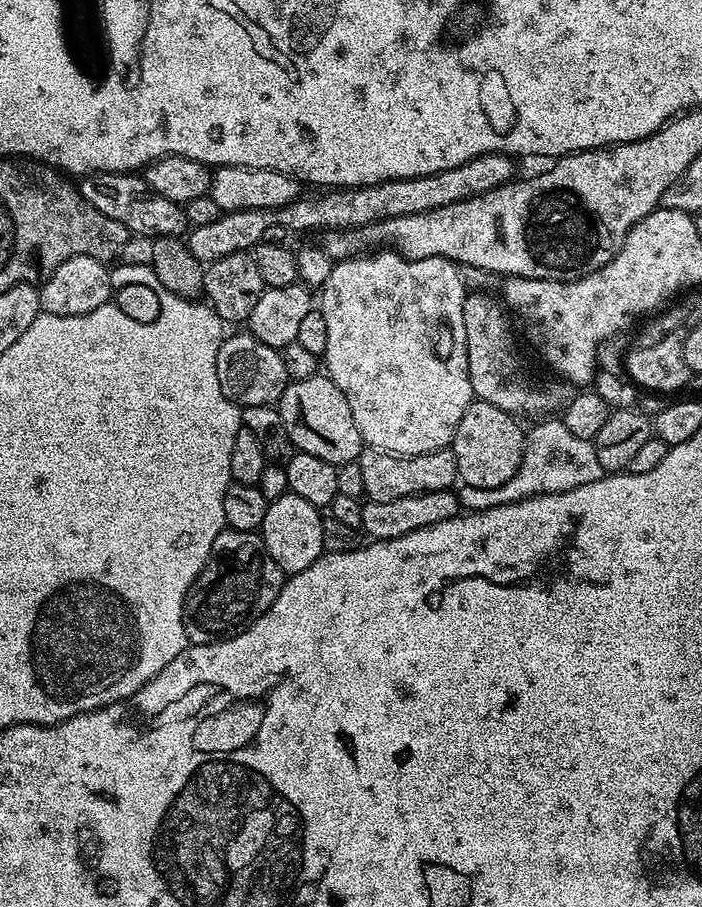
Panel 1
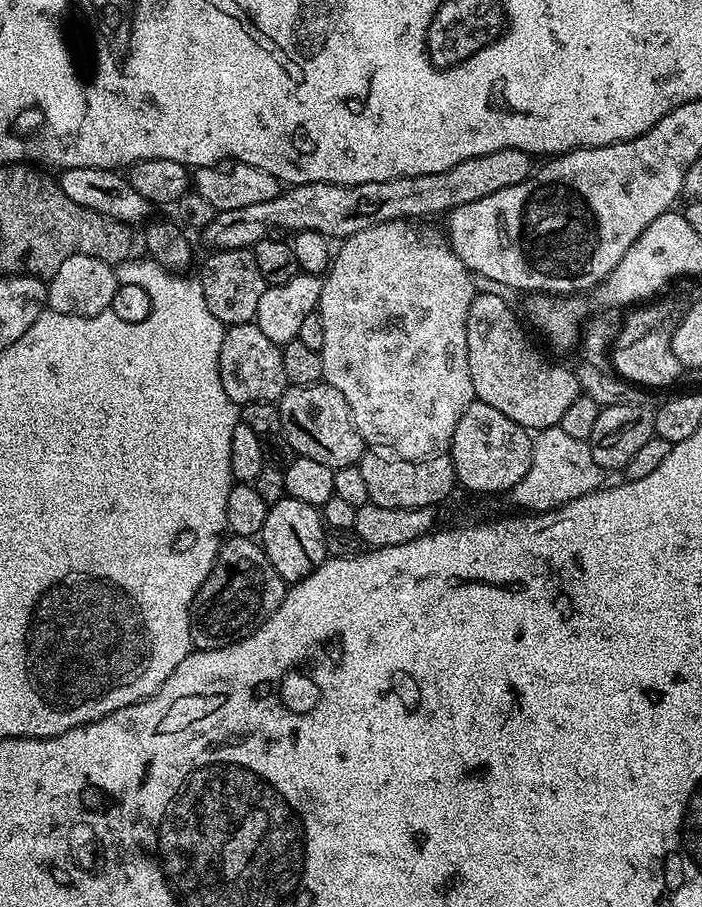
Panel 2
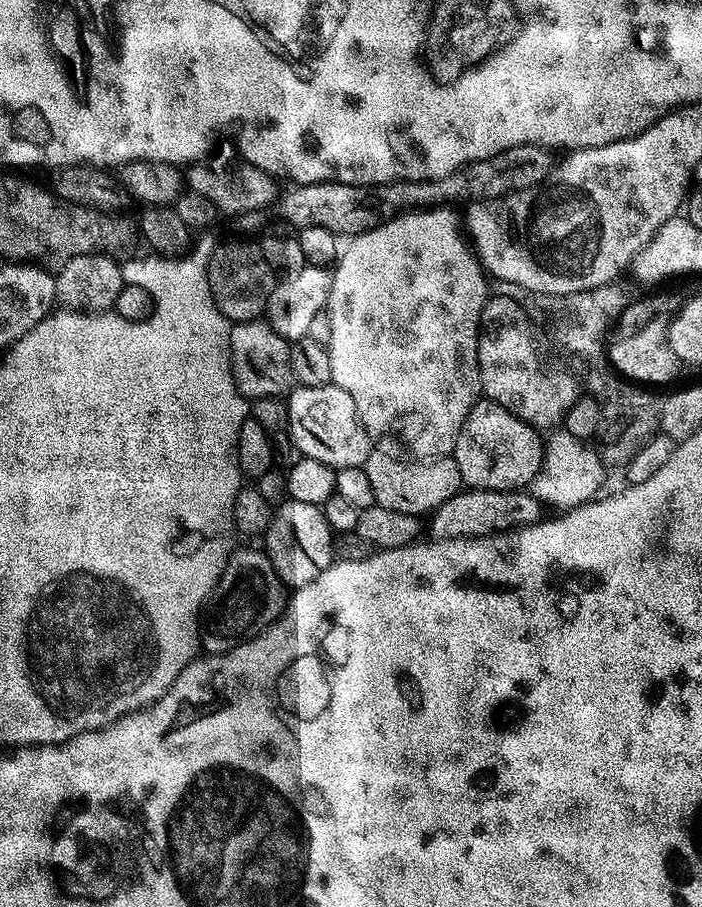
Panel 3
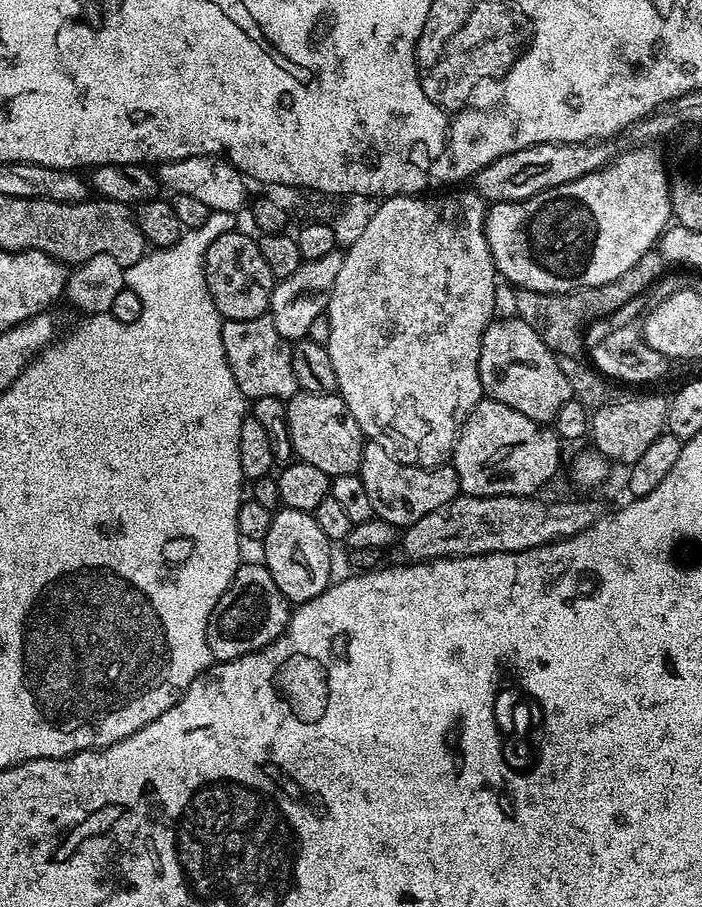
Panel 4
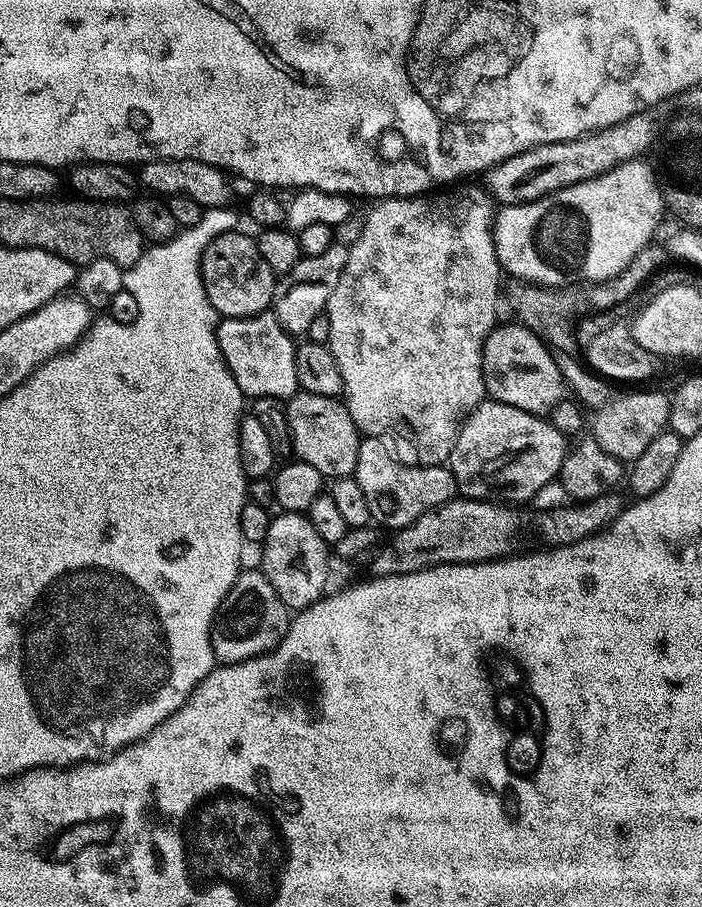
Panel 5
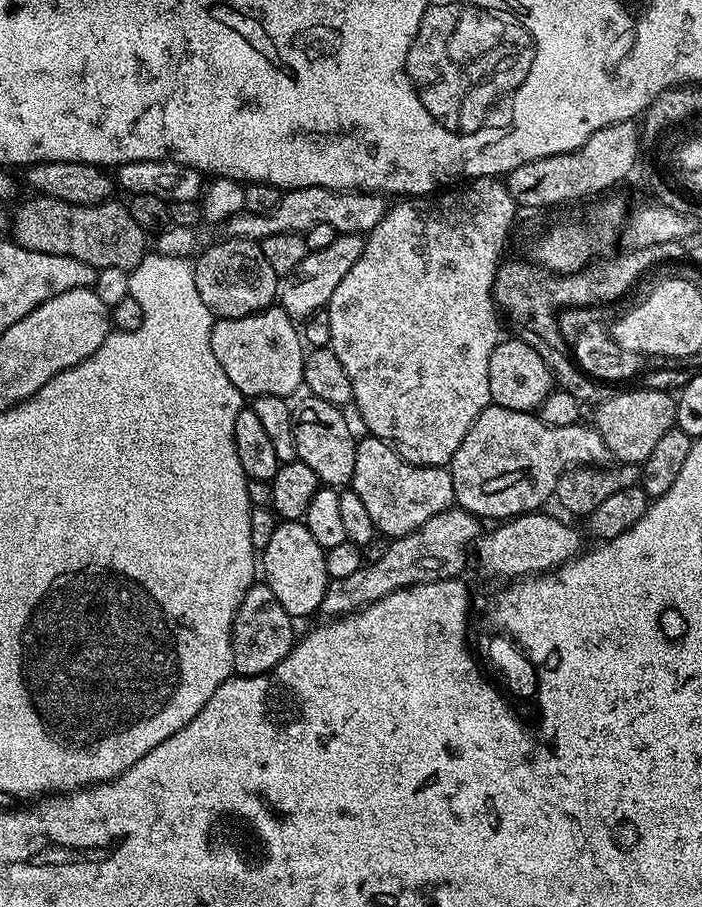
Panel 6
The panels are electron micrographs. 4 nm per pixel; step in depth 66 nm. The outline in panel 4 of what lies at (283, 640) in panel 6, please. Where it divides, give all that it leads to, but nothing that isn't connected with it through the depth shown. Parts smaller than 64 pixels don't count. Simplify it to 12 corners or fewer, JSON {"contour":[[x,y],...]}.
{"contour":[[260,562],[241,563],[206,626],[213,661],[273,644],[288,600]]}

